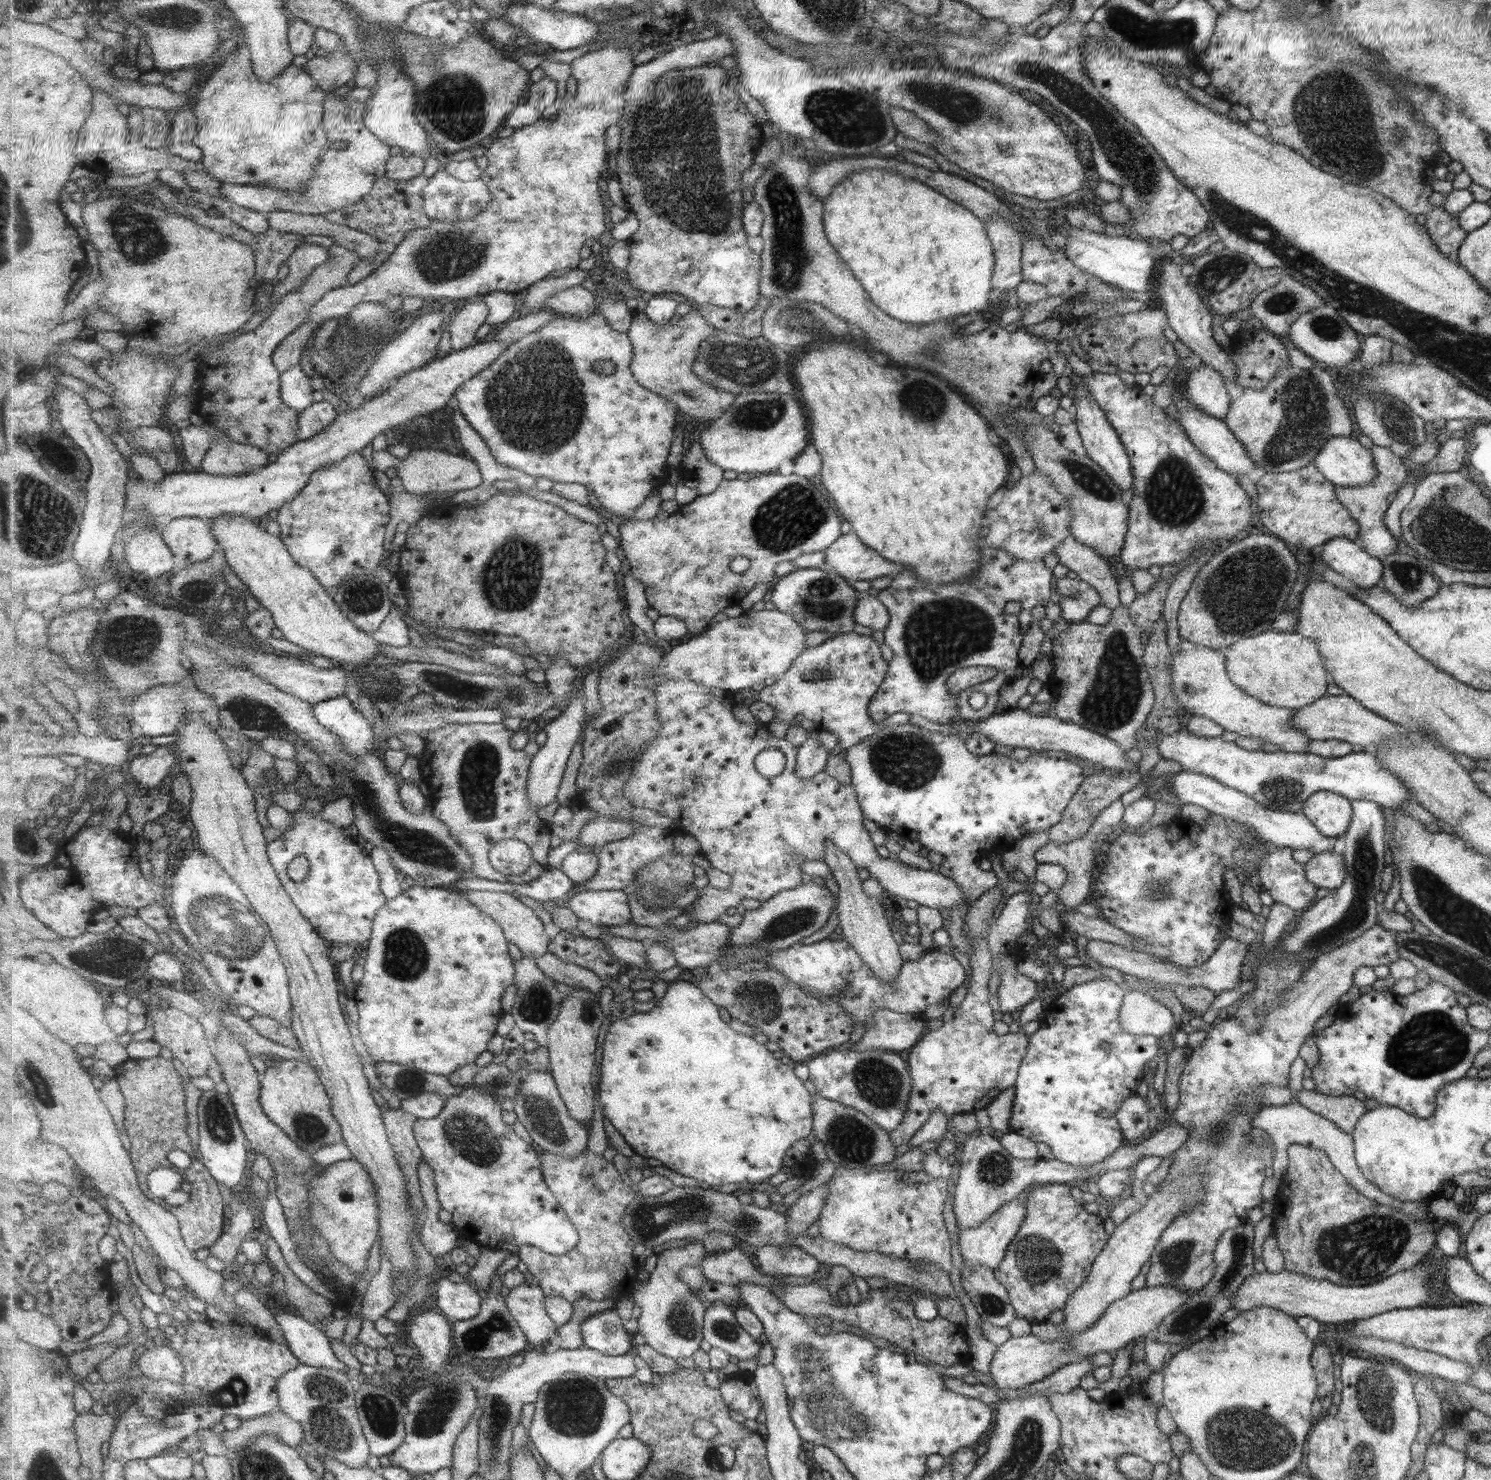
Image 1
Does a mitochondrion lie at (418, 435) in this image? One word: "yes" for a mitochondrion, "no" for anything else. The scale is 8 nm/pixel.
no

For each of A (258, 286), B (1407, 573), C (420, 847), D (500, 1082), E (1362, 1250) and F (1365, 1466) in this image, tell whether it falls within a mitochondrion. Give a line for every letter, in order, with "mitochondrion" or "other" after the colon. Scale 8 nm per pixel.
A: other
B: mitochondrion
C: mitochondrion
D: mitochondrion
E: mitochondrion
F: mitochondrion

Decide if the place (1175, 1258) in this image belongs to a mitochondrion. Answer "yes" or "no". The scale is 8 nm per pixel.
yes

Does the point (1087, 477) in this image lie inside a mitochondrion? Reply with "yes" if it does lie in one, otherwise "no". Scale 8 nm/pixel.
yes

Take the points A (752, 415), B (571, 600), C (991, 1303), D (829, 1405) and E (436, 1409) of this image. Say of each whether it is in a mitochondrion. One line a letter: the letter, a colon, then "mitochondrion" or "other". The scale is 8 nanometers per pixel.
A: mitochondrion
B: other
C: mitochondrion
D: mitochondrion
E: mitochondrion

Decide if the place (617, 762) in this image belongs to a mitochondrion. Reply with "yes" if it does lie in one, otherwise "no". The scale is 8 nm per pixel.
yes

